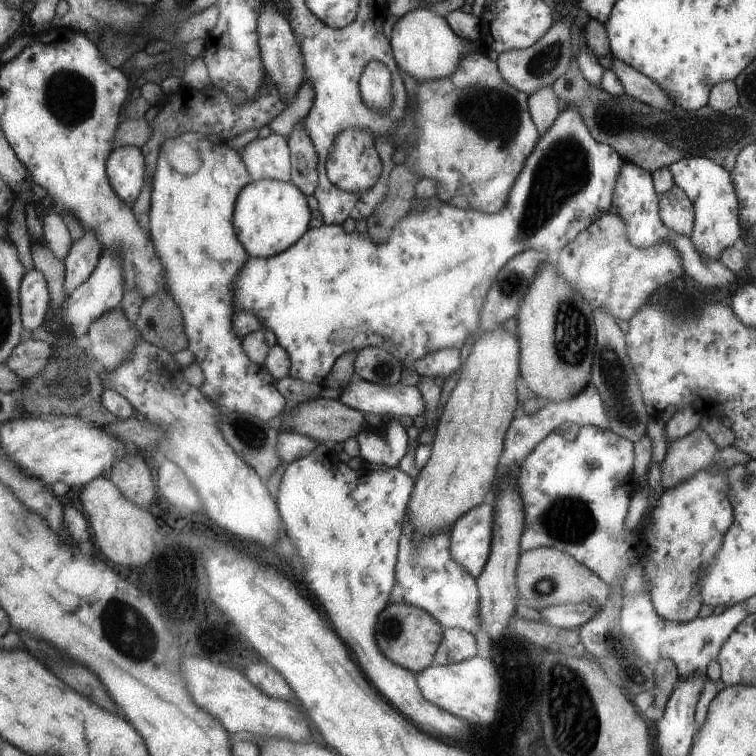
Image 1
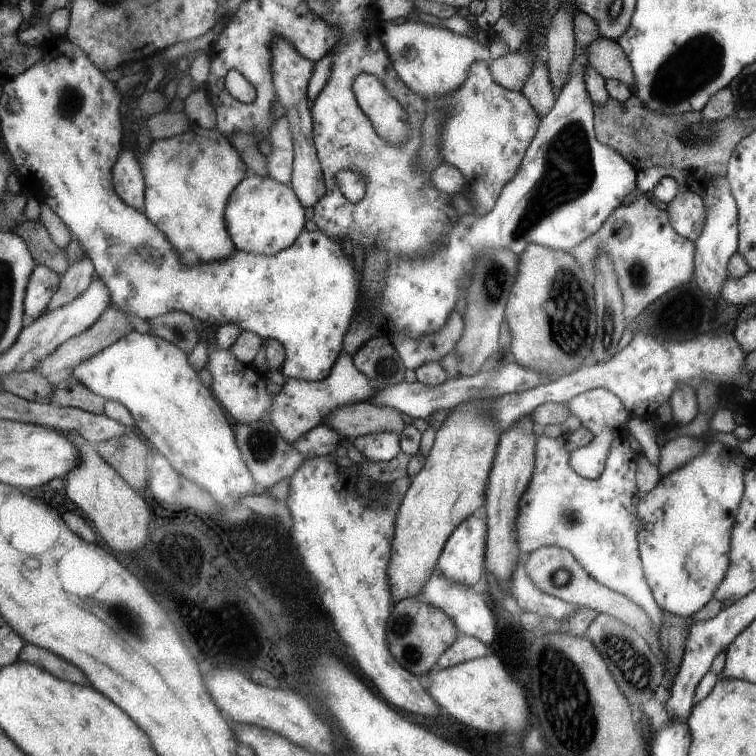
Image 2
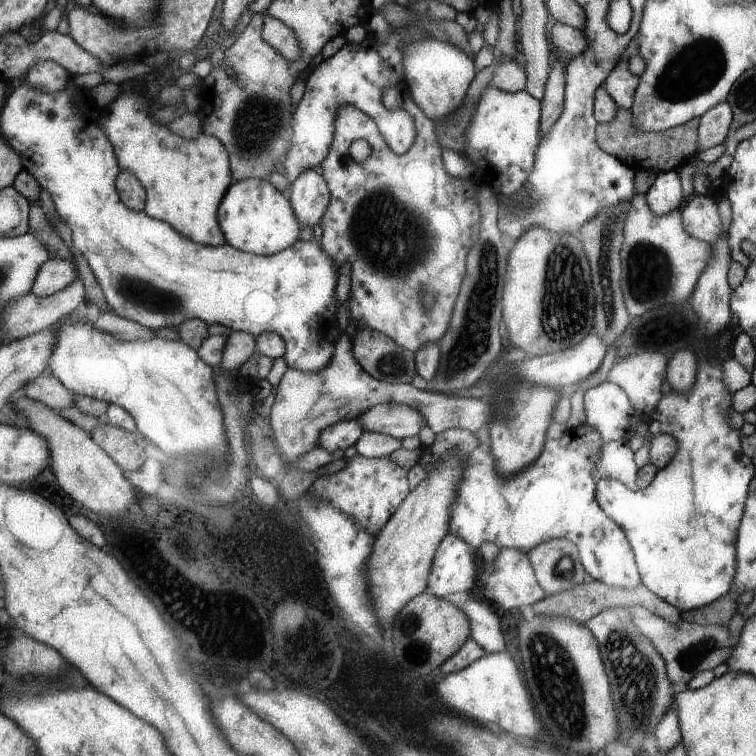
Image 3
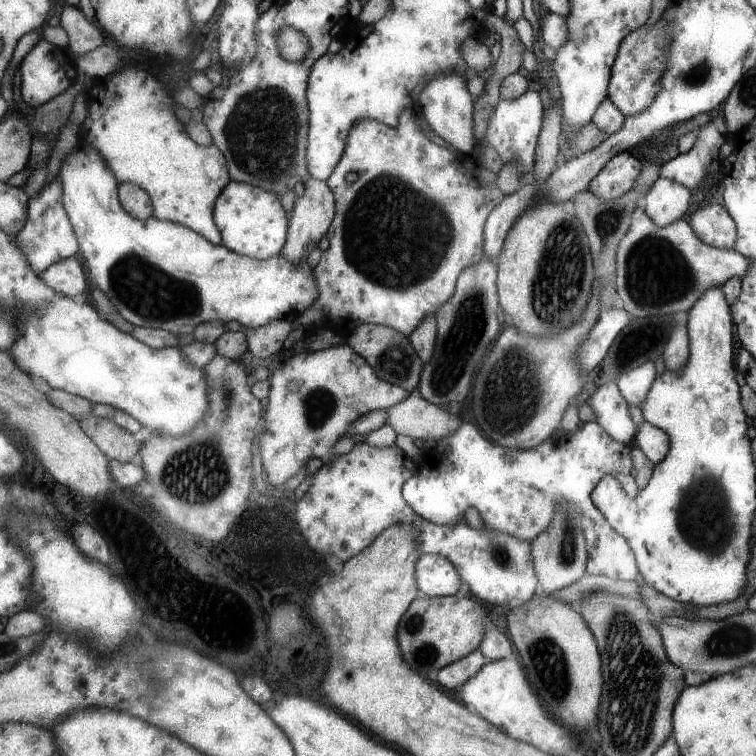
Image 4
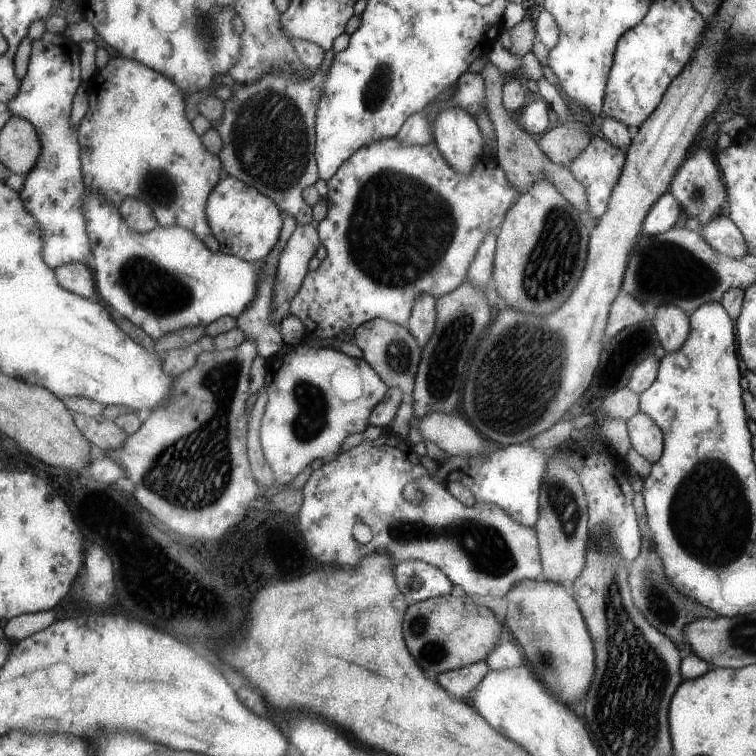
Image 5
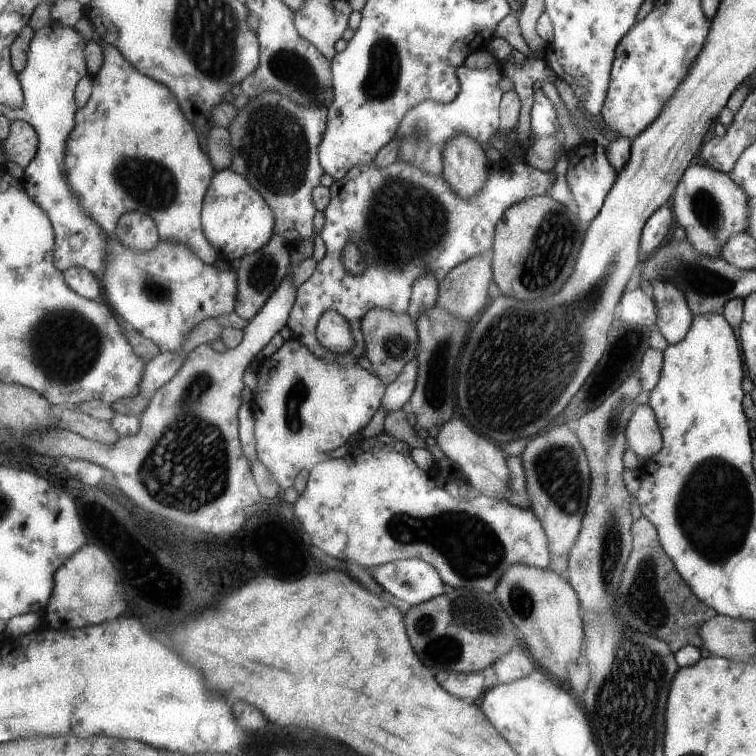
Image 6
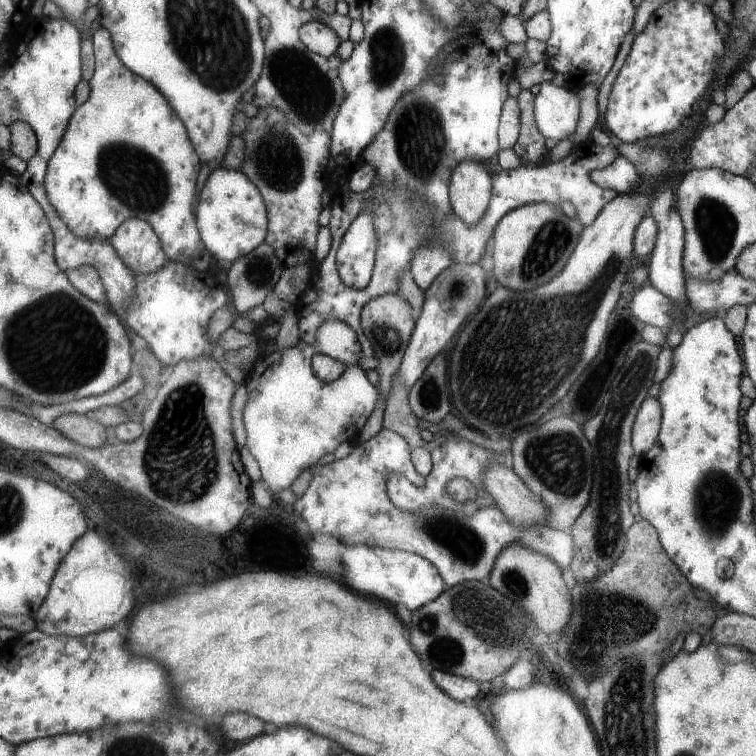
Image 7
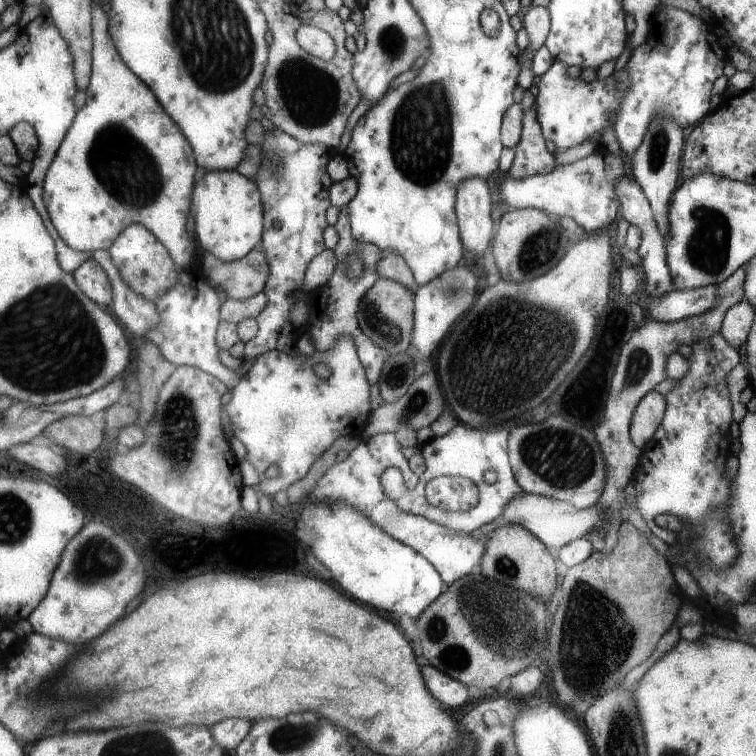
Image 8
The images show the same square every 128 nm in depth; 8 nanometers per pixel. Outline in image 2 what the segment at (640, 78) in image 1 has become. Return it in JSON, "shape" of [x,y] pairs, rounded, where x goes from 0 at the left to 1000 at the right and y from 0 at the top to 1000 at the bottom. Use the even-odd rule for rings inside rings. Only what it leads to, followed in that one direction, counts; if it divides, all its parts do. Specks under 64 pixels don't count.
{"shape":[[[794,48],[788,50],[788,56],[774,63],[774,67],[778,71],[779,86],[788,90],[800,106],[820,106],[833,116],[833,122],[841,119],[835,83],[817,54]]]}

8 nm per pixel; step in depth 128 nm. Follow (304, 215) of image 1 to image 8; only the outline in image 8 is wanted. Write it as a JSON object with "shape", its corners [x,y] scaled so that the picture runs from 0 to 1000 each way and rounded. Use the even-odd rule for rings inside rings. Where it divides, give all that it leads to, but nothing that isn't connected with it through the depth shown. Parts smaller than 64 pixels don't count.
{"shape":[[[312,224],[269,226],[263,243],[258,246],[254,286],[266,331],[280,335],[296,347],[315,345],[333,329],[341,328],[352,302],[348,298],[352,276],[343,245]]]}

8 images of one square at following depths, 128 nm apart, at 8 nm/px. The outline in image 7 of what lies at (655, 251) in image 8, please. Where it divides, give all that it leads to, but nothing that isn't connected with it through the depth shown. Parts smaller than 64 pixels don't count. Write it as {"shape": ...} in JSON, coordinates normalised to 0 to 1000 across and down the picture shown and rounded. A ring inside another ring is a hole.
{"shape":[[[819,204],[819,208],[794,228],[783,230],[783,237],[795,247],[812,250],[817,258],[835,258],[848,243],[845,228],[839,216]]]}

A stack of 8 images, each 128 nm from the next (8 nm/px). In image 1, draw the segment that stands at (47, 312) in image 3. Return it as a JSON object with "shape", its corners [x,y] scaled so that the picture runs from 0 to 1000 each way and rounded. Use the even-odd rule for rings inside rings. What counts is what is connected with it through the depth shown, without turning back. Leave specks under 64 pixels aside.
{"shape":[[[112,304],[111,312],[98,323],[94,333],[83,347],[89,352],[87,389],[91,392],[98,384],[122,362],[122,357],[131,351],[136,333],[135,320],[130,317],[124,304]]]}

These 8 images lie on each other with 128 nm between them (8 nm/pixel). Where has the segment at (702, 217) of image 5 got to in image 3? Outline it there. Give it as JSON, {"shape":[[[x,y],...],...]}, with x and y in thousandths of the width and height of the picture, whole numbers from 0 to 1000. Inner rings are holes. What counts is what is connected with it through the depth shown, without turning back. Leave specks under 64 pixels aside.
{"shape":[[[958,132],[950,135],[947,140],[942,140],[937,149],[925,155],[926,198],[934,200],[955,192],[955,188],[960,185],[963,172],[967,169],[970,151],[963,132]]]}

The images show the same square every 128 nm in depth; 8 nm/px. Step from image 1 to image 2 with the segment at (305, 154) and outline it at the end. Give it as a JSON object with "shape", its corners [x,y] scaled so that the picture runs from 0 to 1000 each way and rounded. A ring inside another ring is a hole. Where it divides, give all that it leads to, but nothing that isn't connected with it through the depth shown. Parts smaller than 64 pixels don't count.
{"shape":[[[368,45],[360,56],[360,98],[362,99],[362,111],[365,130],[377,143],[378,156],[384,161],[384,172],[389,184],[390,213],[389,228],[385,230],[382,247],[390,253],[394,263],[405,275],[414,275],[415,270],[429,259],[431,254],[430,238],[425,225],[423,214],[419,209],[418,193],[414,183],[414,157],[407,140],[406,112],[415,93],[415,81],[406,79],[386,58],[378,53],[368,53]]]}

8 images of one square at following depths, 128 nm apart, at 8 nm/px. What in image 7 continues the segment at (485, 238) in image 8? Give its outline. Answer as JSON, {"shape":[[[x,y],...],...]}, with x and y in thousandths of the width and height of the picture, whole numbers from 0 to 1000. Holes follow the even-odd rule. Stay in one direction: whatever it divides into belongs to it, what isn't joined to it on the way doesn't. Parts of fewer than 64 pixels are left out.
{"shape":[[[618,210],[602,220],[595,238],[599,280],[619,299],[632,298],[647,276],[651,238],[640,217]]]}

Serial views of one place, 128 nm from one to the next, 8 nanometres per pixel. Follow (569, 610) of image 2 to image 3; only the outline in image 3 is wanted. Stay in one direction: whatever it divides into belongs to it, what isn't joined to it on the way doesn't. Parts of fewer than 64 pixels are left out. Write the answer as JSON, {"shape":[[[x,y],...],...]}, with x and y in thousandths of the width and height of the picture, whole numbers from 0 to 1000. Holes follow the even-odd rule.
{"shape":[[[664,725],[653,738],[653,743],[642,750],[643,754],[636,757],[632,767],[638,772],[638,786],[669,807],[697,800],[706,802],[728,788],[709,766],[706,746],[694,730],[688,730],[683,725]]]}

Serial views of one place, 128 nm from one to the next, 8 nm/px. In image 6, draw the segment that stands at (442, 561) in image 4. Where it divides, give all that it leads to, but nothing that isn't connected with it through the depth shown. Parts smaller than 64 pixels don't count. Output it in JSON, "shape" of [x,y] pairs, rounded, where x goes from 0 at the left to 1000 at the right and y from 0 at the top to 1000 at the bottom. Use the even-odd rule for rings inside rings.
{"shape":[[[556,738],[524,741],[489,757],[504,780],[544,802],[585,787],[590,774],[581,757]]]}

